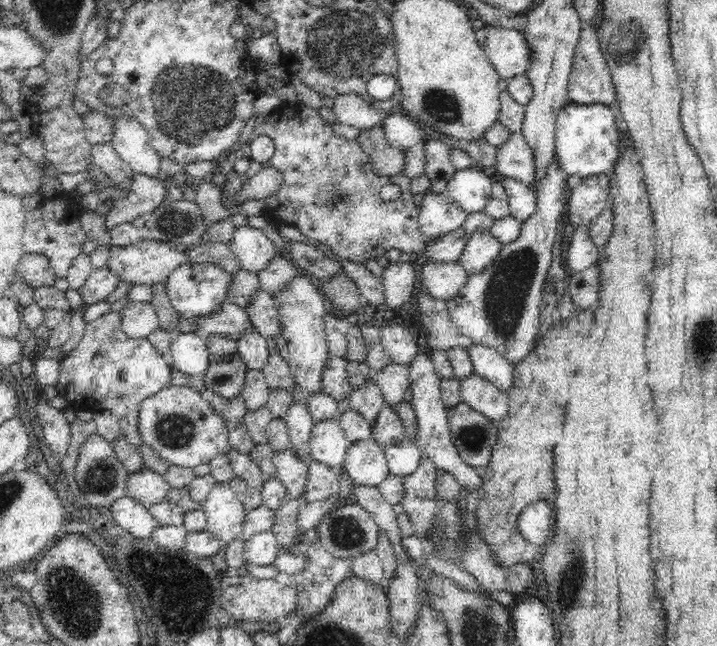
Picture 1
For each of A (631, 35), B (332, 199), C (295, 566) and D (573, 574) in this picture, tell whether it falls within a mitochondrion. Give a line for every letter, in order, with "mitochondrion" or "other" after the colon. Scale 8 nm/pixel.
A: mitochondrion
B: mitochondrion
C: other
D: mitochondrion

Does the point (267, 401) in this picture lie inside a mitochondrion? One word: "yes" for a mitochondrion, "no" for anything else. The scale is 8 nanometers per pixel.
no

